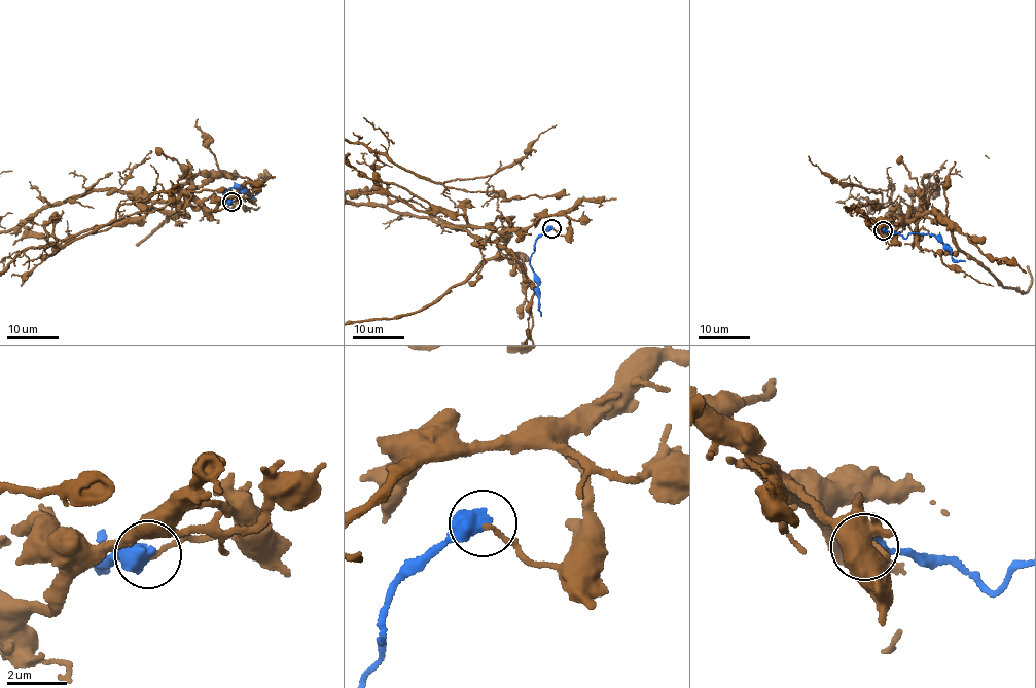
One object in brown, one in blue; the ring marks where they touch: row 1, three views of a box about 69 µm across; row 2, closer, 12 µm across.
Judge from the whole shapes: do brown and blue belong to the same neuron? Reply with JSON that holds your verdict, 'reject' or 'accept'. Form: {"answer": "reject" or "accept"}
{"answer": "reject"}

